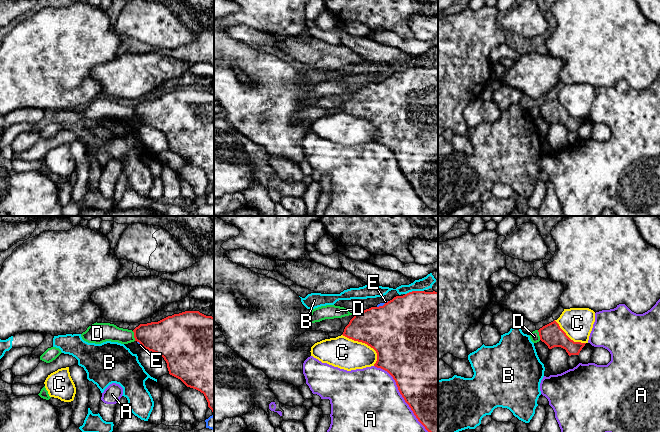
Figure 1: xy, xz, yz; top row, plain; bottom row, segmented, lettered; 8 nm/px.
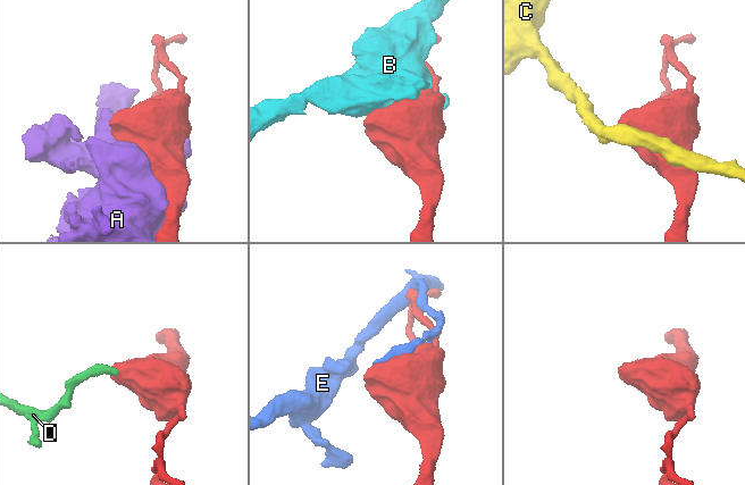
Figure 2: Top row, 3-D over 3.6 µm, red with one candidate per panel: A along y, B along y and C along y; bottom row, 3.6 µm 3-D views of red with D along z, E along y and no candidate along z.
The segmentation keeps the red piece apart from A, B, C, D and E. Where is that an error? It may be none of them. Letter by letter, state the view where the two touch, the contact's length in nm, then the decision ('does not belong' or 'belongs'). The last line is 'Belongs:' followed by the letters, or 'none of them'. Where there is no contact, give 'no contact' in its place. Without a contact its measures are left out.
A: xz | 750 nm | does not belong
B: xz | 160 nm | does not belong
C: xz | 360 nm | does not belong
D: xy | 80 nm | does not belong
E: xz | 110 nm | does not belong
Belongs: none of them

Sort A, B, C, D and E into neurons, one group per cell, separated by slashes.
A / B D / C / E

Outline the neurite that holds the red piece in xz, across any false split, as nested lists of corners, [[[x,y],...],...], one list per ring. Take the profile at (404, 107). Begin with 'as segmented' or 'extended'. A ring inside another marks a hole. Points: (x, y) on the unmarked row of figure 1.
as segmented; [[[412,67],[394,73],[383,82],[366,85],[354,91],[342,111],[365,119],[376,127],[374,142],[393,153],[418,197],[428,208],[438,212],[438,68]]]

